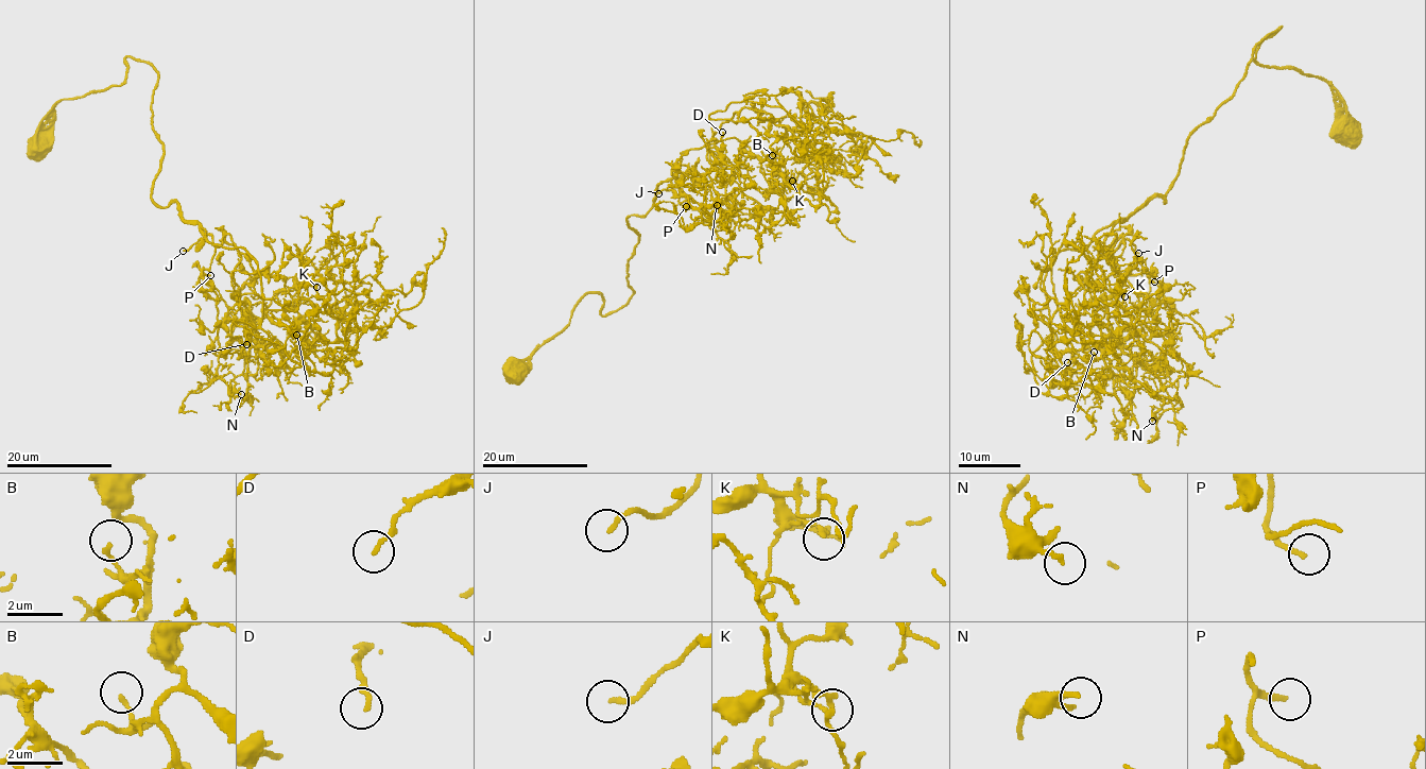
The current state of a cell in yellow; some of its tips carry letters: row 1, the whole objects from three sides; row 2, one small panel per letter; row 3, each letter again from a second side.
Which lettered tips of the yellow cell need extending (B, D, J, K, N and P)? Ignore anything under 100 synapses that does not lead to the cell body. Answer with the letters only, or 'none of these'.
J, P

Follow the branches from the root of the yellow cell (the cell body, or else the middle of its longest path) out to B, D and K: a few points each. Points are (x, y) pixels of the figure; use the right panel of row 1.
B: (1345, 133), (1322, 79), (1255, 60), (1271, 32), (1165, 202), (1057, 254), (1052, 349), (1107, 378), (1094, 352)
D: (1345, 133), (1322, 79), (1255, 60), (1271, 32), (1165, 202), (1106, 237), (1101, 341), (1067, 362)
K: (1345, 133), (1322, 79), (1255, 60), (1271, 32), (1165, 202), (1074, 277), (1124, 296)

